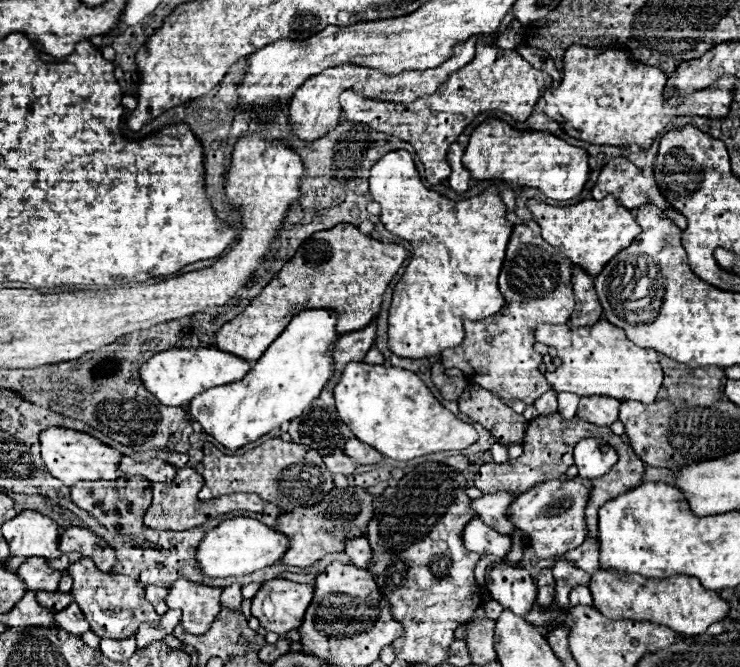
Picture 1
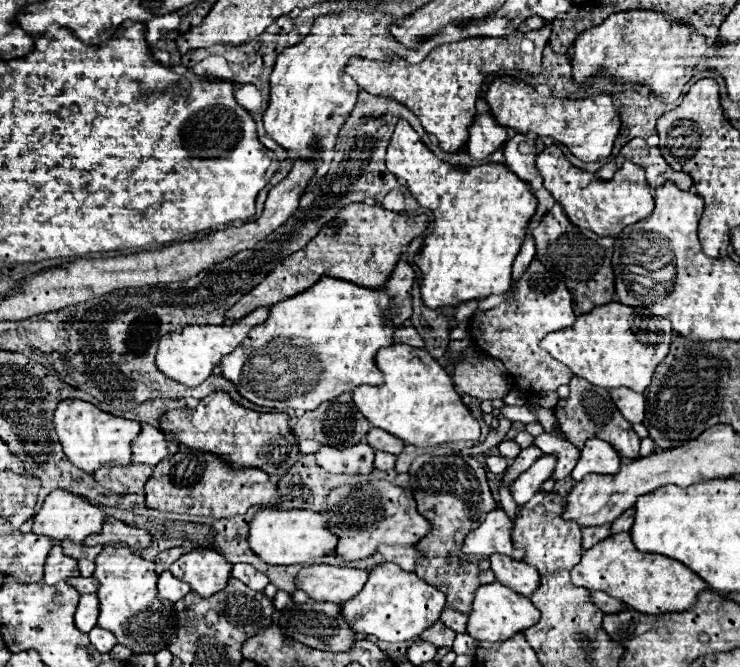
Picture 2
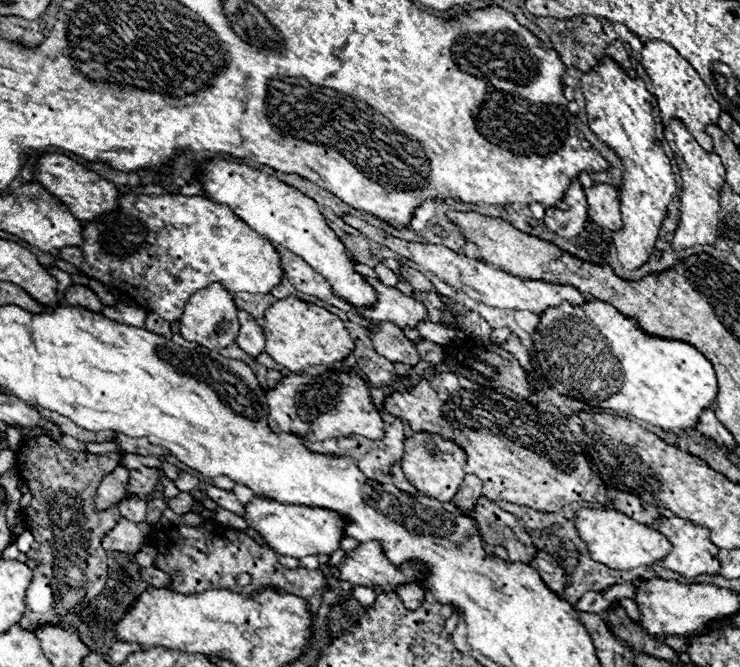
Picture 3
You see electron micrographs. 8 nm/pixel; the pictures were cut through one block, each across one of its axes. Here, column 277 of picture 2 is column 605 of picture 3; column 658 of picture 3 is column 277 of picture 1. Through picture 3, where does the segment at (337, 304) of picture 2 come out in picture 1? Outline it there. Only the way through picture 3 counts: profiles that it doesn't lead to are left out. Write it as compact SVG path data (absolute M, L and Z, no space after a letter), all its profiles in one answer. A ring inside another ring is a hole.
M304 310L296 314L242 382L216 386L198 394L188 404L188 418L198 422L206 434L228 450L256 442L282 422L298 418L332 376L332 346L338 340L336 318L332 310Z

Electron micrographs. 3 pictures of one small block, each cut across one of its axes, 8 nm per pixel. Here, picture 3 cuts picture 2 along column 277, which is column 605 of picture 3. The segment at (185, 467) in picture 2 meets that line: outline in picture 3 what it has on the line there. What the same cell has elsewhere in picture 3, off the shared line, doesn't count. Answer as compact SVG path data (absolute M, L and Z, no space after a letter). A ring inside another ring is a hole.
M440 374L440 392L436 392L428 380L420 380L410 392L392 392L384 402L384 410L394 414L396 418L406 420L414 432L434 432L458 442L468 456L464 468L466 474L474 474L482 480L482 494L488 500L508 500L512 504L530 506L546 514L558 512L566 504L582 500L600 504L610 502L606 484L590 470L588 458L568 430L568 426L556 420L550 412L540 412L530 402L516 402L496 392L494 388L480 386L464 376Z

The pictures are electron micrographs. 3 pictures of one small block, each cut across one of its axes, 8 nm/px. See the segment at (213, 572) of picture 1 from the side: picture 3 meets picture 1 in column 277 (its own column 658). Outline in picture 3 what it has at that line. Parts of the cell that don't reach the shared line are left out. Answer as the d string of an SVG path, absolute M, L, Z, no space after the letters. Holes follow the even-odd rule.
M580 508L576 512L576 528L580 532L580 538L588 544L592 558L614 570L632 570L638 566L652 566L662 562L672 552L670 540L664 538L658 530L646 524L640 524L616 510Z

